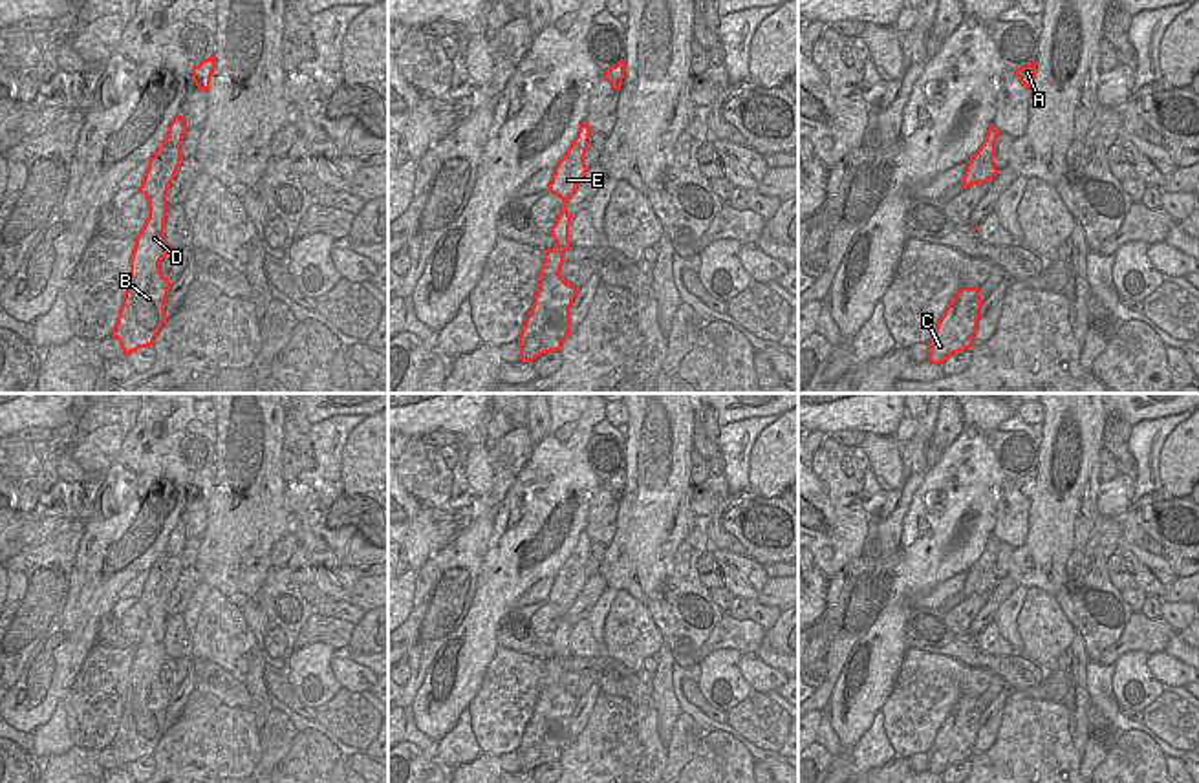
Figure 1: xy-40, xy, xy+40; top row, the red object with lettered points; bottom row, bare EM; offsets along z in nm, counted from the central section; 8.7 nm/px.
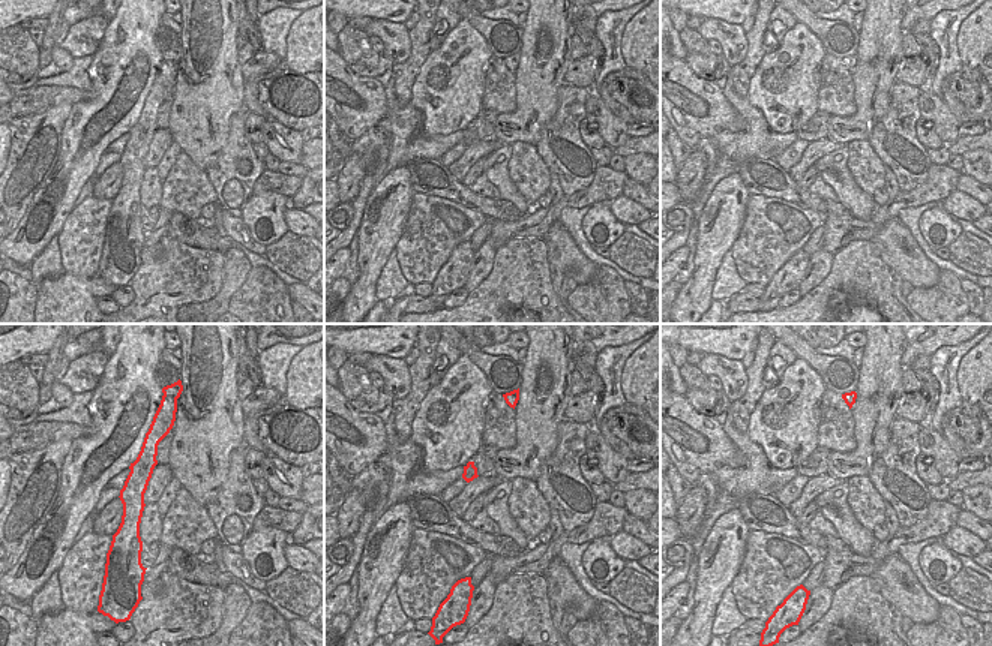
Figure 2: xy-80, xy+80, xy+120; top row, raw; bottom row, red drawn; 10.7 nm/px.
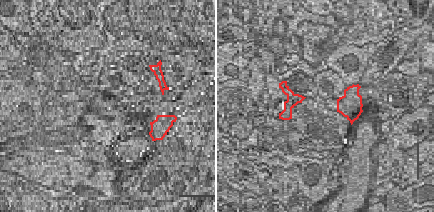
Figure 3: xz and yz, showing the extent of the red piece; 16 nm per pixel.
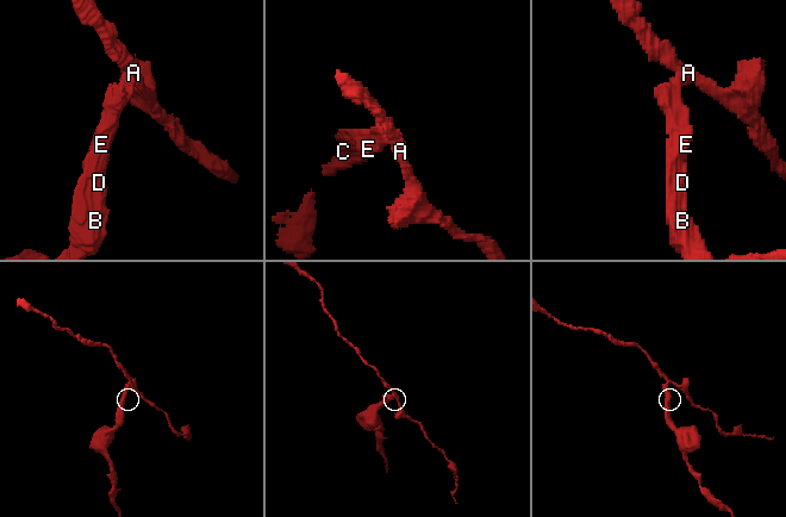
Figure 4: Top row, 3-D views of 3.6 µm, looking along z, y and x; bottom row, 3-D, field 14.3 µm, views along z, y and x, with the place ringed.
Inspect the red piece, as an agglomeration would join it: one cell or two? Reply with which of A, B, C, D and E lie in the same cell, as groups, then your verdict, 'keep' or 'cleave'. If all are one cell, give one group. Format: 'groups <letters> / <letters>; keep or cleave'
groups A / B C D E; cleave

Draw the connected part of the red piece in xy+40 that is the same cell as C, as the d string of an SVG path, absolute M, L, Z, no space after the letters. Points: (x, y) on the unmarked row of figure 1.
M961 697L956 703L928 750L926 772L941 776L954 763L974 756L981 713L978 697Z

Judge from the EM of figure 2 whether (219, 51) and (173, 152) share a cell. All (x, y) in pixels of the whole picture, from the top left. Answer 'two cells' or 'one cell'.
two cells

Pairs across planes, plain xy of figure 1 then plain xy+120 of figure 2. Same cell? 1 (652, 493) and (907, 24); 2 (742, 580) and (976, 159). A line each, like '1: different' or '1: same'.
1: different
2: different

